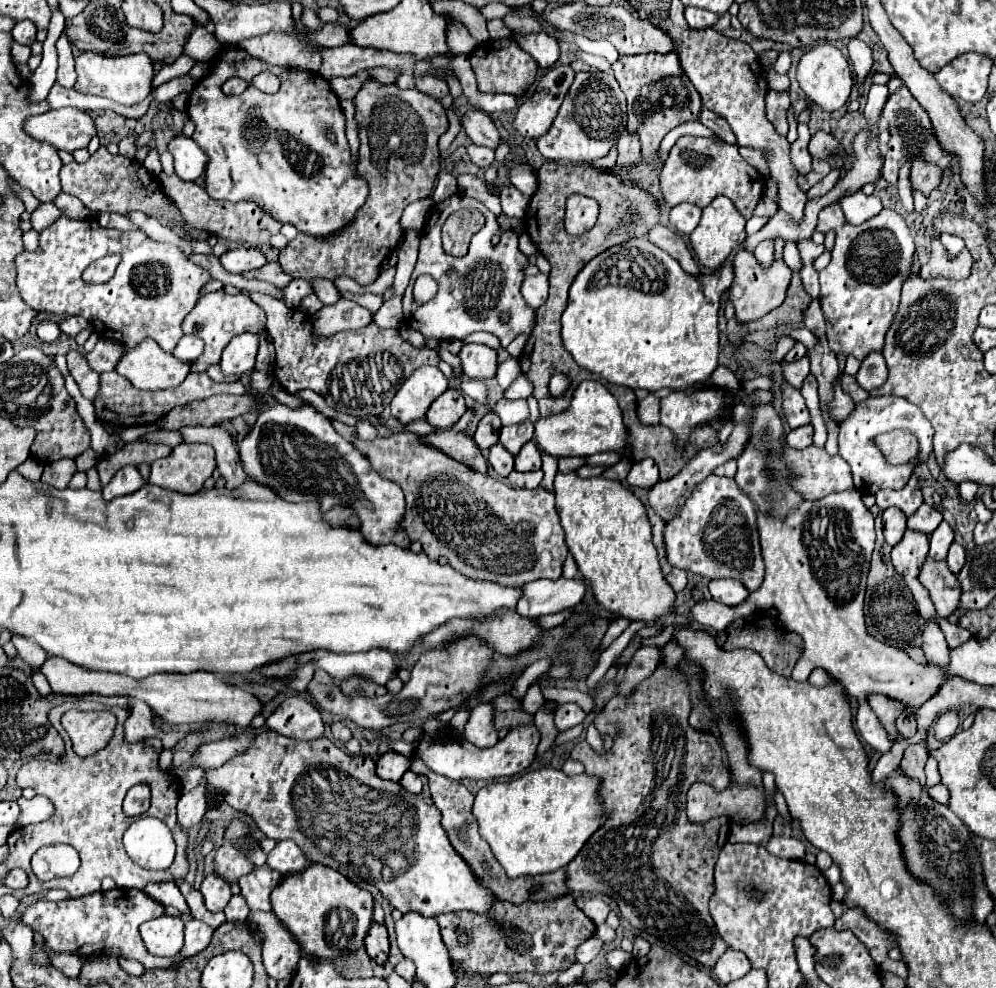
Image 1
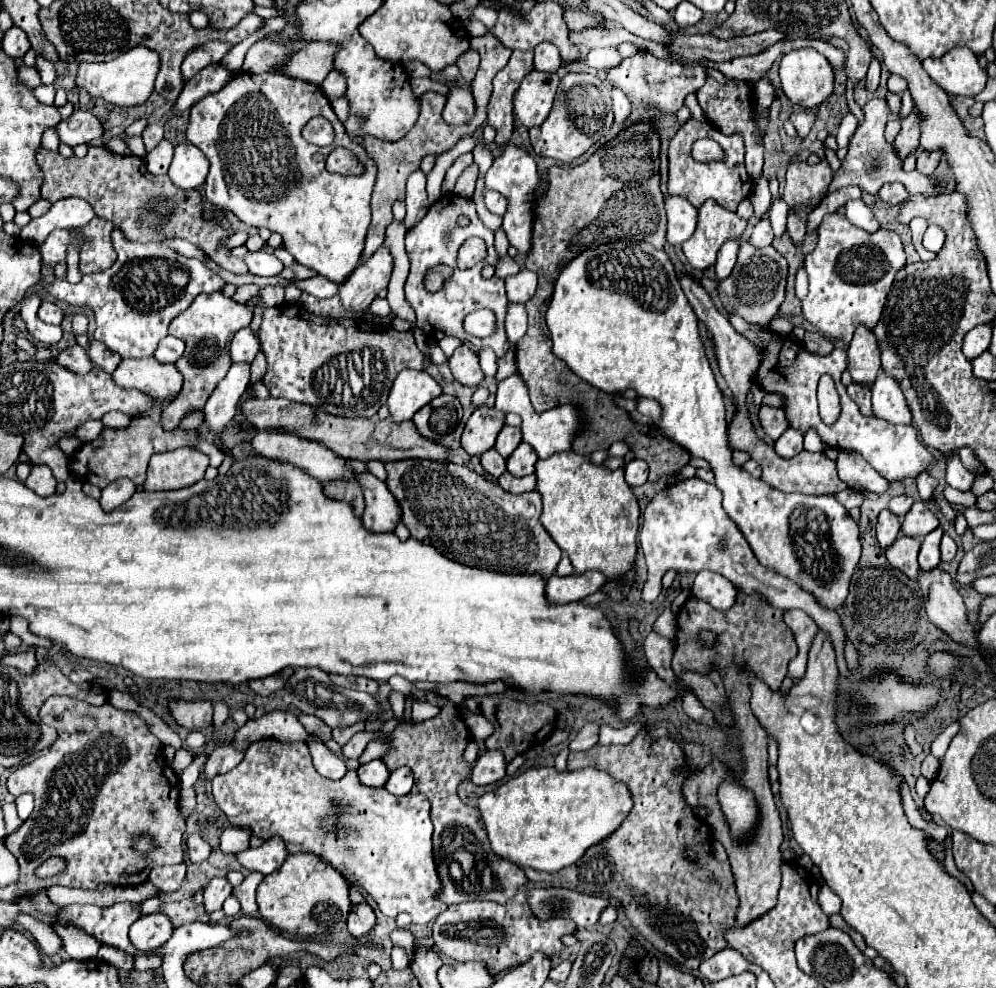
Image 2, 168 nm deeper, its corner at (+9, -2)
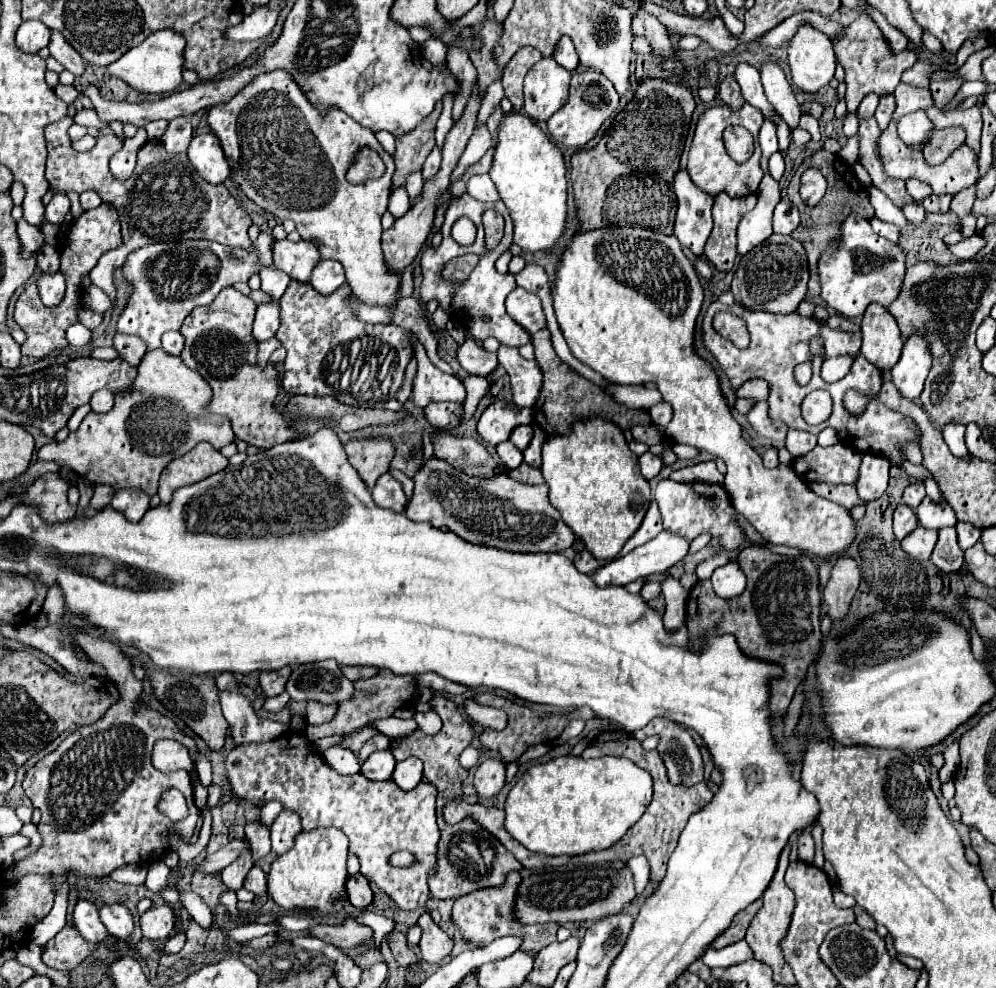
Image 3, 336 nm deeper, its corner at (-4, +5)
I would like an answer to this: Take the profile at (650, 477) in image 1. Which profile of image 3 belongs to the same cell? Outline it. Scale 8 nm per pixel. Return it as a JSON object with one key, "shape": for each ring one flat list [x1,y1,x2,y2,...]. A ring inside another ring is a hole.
{"shape":[[645,452,645,454,639,456,639,466,641,466,641,474,643,474,647,480,651,480,651,478,655,478,655,476,661,472,663,460,661,460,659,456,651,454,651,452]]}

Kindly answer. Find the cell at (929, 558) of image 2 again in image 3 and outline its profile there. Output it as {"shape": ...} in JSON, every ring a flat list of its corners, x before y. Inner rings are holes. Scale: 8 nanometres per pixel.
{"shape":[[943,528,939,530,937,546,931,554,931,562,941,572,959,572,963,566,963,550,957,544,957,532,955,528]]}

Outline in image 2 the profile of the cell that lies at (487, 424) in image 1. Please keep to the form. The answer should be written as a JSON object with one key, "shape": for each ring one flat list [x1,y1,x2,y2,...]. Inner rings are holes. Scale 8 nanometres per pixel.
{"shape":[[478,407,462,433,462,447,464,451,468,451,470,455,482,455,484,451,494,447,496,435,500,433,504,425,504,413,498,409,490,409,490,407]]}

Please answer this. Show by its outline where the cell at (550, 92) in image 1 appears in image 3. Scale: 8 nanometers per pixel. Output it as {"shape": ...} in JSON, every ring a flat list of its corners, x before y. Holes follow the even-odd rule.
{"shape":[[553,58,539,60,525,76,523,110,533,120,549,120,567,102,571,72]]}

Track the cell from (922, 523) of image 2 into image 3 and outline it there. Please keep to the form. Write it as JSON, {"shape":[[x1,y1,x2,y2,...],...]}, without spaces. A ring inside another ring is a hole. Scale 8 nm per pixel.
{"shape":[[929,496,923,498,923,502,917,506,917,518,923,528,941,530,945,526,955,526,957,518,953,508,947,502,933,502]]}

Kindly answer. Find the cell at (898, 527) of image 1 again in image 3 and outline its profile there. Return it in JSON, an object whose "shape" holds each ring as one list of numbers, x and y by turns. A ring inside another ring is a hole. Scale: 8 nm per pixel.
{"shape":[[899,504,895,508,895,516,893,516,893,528,895,528,895,536,897,540,903,540,907,534,911,534,917,526,917,514,913,512,913,508]]}

